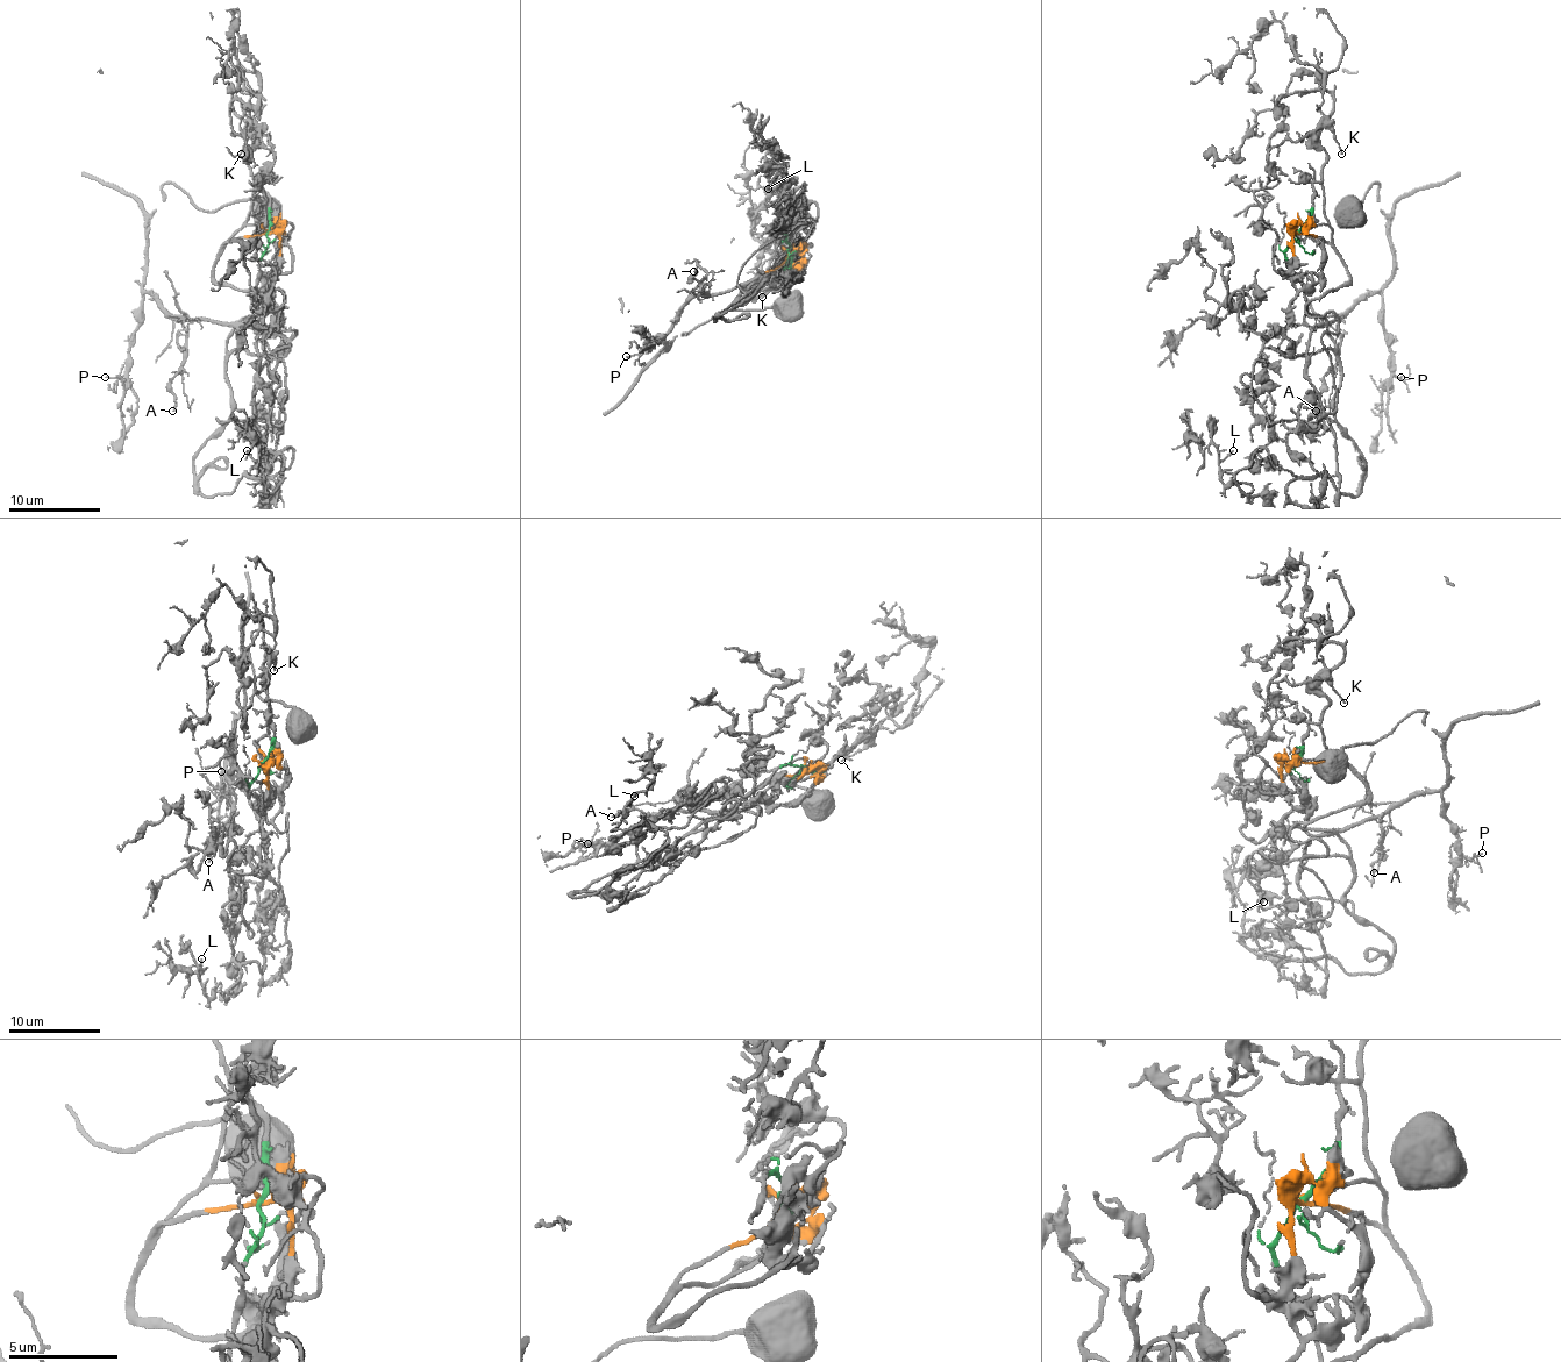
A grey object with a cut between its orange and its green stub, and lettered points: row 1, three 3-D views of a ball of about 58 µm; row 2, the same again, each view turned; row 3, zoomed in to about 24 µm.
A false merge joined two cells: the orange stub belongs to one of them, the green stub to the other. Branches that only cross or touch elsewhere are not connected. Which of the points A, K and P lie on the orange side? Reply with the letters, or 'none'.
K

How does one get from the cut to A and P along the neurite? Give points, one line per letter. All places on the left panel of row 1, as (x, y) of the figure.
A: (268, 234), (254, 293), (258, 321), (254, 326), (185, 321), (187, 356), (171, 380), (176, 397), (173, 411)
P: (268, 234), (254, 326), (176, 319), (145, 293), (129, 368), (120, 377), (104, 377)

